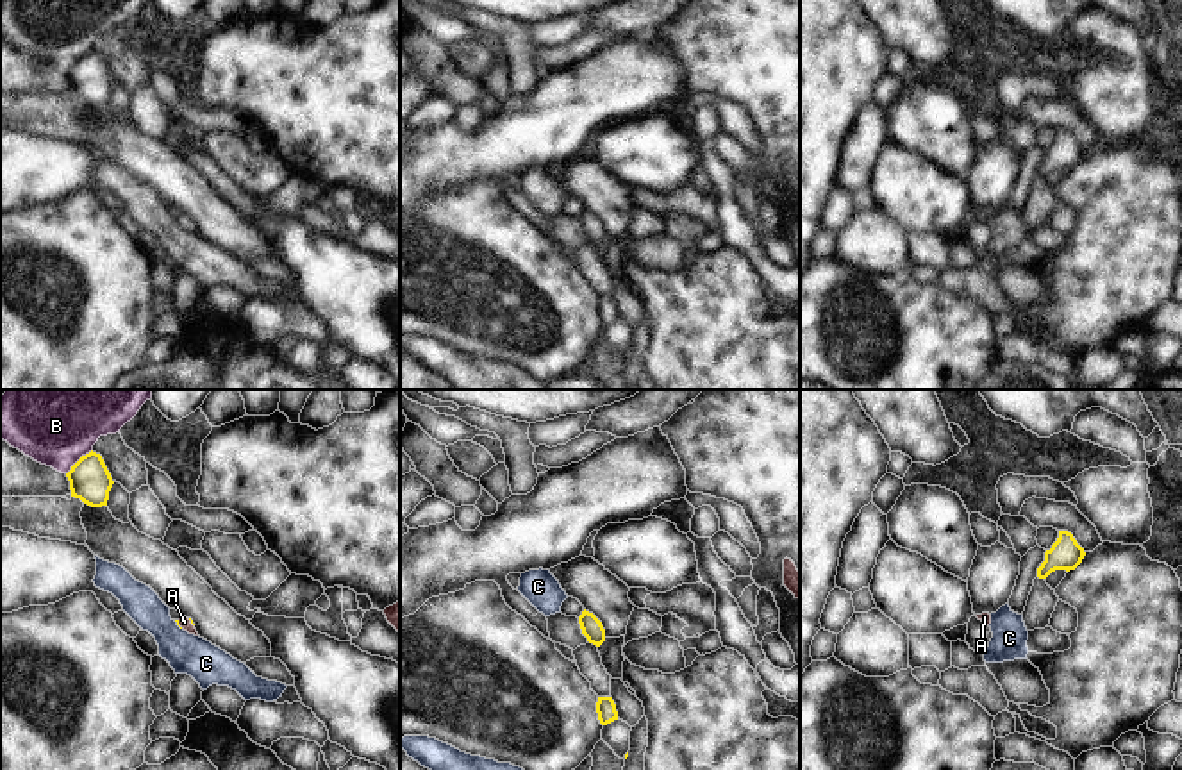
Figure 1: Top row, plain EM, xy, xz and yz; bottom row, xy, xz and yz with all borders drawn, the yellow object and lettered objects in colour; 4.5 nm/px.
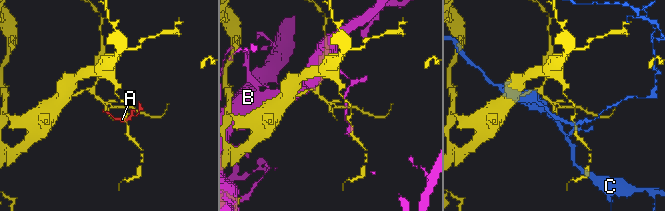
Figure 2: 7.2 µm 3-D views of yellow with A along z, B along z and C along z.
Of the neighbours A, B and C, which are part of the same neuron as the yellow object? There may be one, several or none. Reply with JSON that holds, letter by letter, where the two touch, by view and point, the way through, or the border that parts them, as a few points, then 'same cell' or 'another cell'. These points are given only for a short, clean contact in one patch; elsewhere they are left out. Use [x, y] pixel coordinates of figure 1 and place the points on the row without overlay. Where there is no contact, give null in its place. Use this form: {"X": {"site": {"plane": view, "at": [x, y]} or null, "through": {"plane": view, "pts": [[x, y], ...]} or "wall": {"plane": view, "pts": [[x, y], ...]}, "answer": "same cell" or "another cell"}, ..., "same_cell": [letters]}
{"A": {"site": {"plane": "xy", "at": [177, 224]}, "through": {"plane": "xy", "pts": [[175, 220], [177, 224], [184, 222]]}, "answer": "same cell"}, "B": {"site": {"plane": "xy", "at": [77, 61]}, "answer": "another cell"}, "C": {"site": {"plane": "xy", "at": [177, 224]}, "answer": "another cell"}, "same_cell": ["A"]}

